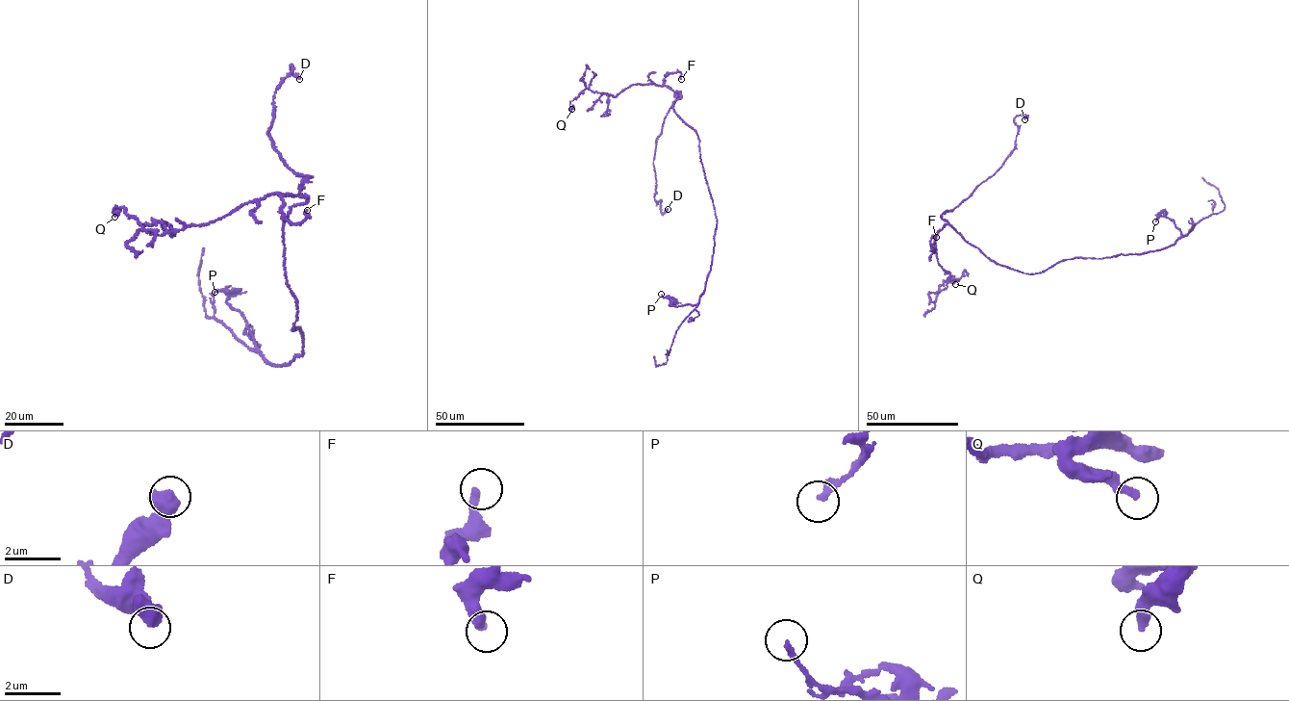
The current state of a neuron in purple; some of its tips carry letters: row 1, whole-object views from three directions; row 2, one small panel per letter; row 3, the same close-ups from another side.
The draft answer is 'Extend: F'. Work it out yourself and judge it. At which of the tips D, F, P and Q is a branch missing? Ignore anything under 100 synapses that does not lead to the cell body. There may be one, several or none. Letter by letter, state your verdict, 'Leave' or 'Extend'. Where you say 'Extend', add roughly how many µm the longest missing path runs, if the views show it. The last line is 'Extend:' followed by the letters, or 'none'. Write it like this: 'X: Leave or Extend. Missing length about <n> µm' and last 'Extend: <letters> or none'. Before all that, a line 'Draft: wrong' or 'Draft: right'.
Draft: wrong
D: Leave
F: Leave
P: Leave
Q: Leave
Extend: none

